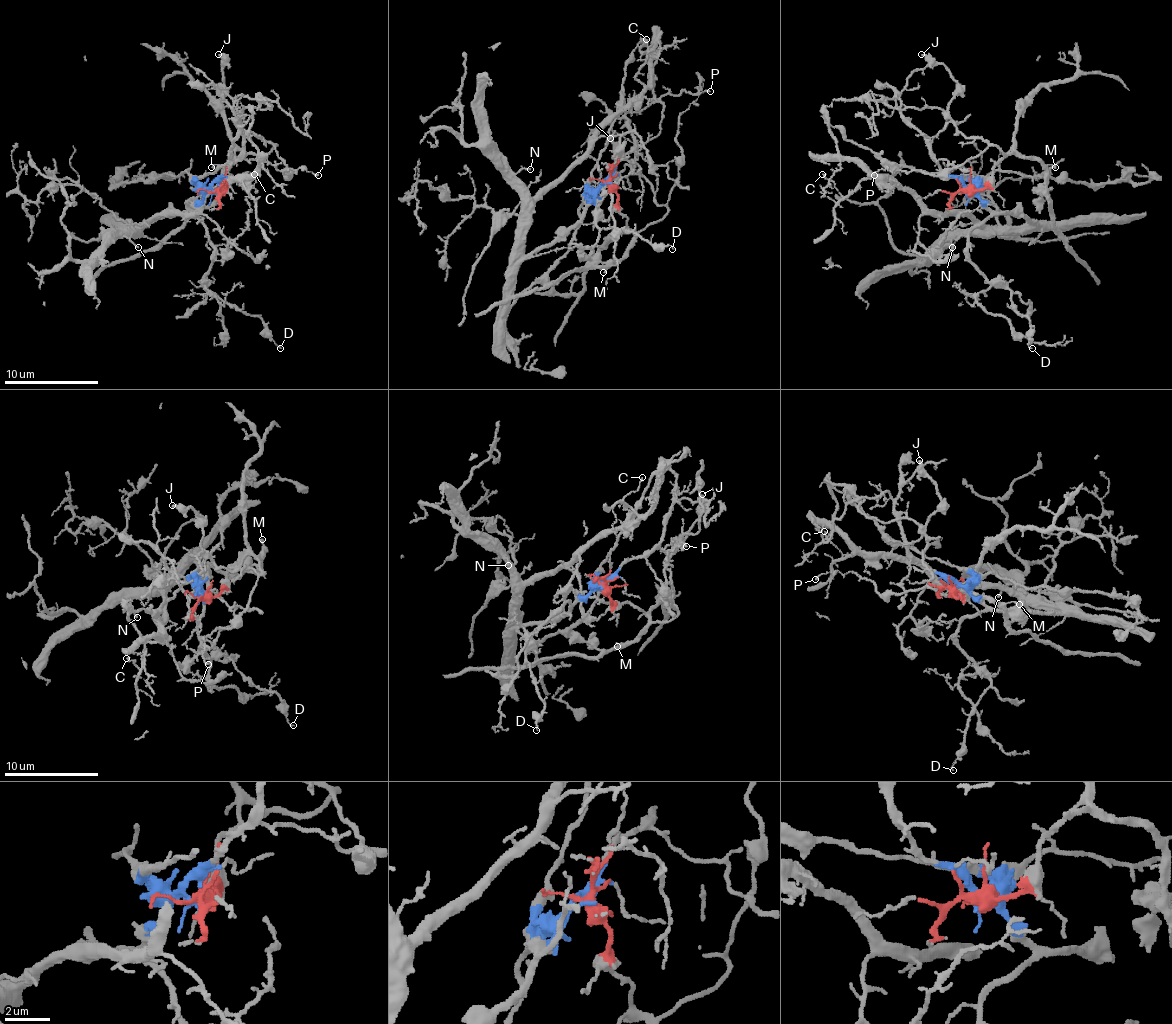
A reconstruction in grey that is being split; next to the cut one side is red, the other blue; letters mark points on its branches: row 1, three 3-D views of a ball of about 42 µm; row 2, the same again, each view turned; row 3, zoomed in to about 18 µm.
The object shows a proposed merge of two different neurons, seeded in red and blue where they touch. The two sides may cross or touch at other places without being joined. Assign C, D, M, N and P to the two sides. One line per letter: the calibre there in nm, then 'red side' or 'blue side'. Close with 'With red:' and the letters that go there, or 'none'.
C: calibre 130 nm; blue side
D: calibre 110 nm; blue side
M: calibre 140 nm; red side
N: calibre 140 nm; blue side
P: calibre 140 nm; red side
With red: M, P

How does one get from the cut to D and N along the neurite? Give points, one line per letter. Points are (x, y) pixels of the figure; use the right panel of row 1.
D: (966, 193), (990, 212), (968, 236), (968, 260), (1008, 288), (1013, 307), (1030, 321), (1032, 347)
N: (966, 193), (971, 191), (999, 212), (1018, 212), (1027, 222), (1037, 224), (966, 229), (959, 234), (952, 248)

